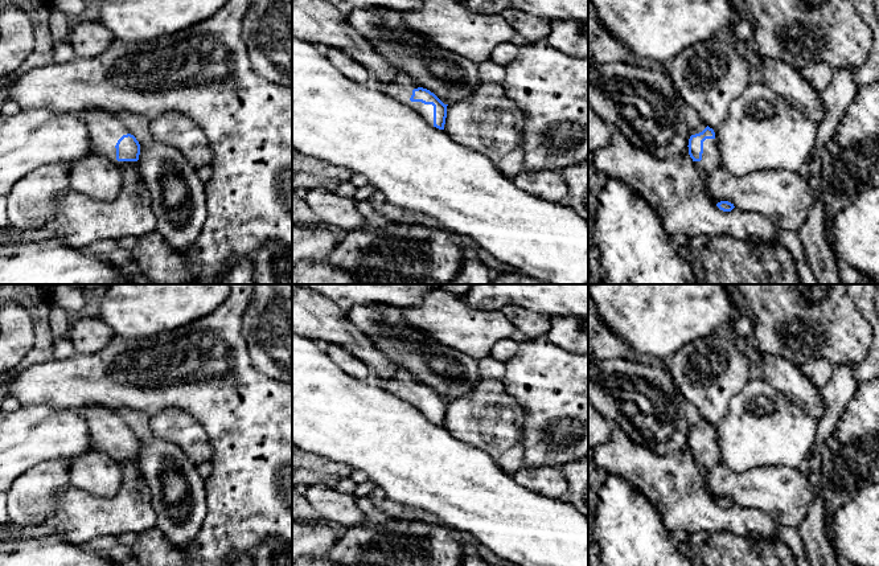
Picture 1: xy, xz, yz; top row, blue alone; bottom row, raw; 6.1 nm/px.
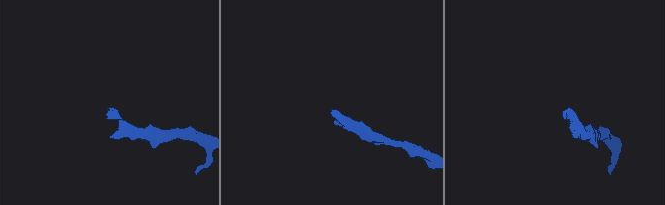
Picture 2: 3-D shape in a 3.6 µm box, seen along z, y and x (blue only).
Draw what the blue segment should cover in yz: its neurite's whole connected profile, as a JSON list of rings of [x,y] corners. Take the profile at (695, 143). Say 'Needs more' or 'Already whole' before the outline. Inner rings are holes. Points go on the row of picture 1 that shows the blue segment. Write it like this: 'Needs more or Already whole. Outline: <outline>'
Needs more. Outline: [[[702,123],[698,128],[690,130],[689,155],[702,176],[722,168],[722,157],[715,139],[715,132]]]

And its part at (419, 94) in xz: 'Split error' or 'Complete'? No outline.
Split error

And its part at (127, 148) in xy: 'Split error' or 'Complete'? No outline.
Split error

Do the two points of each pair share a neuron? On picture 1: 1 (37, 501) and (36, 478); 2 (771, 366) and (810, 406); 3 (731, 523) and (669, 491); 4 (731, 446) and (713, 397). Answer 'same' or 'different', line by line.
1: same
2: same
3: same
4: different

